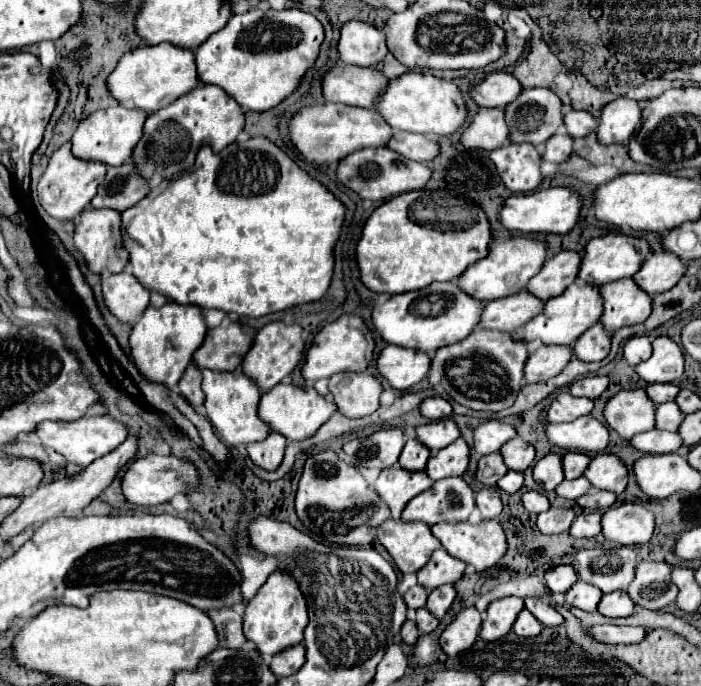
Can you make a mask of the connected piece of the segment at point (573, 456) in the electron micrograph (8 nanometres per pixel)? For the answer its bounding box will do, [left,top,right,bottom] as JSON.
[563,453,589,479]

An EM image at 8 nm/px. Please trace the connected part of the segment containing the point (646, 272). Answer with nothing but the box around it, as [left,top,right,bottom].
[633,251,685,295]

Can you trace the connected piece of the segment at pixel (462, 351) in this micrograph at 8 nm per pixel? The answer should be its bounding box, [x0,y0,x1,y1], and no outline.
[429,329,527,411]

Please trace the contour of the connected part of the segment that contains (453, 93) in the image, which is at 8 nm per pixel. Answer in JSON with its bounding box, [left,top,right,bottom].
[375,71,467,135]

